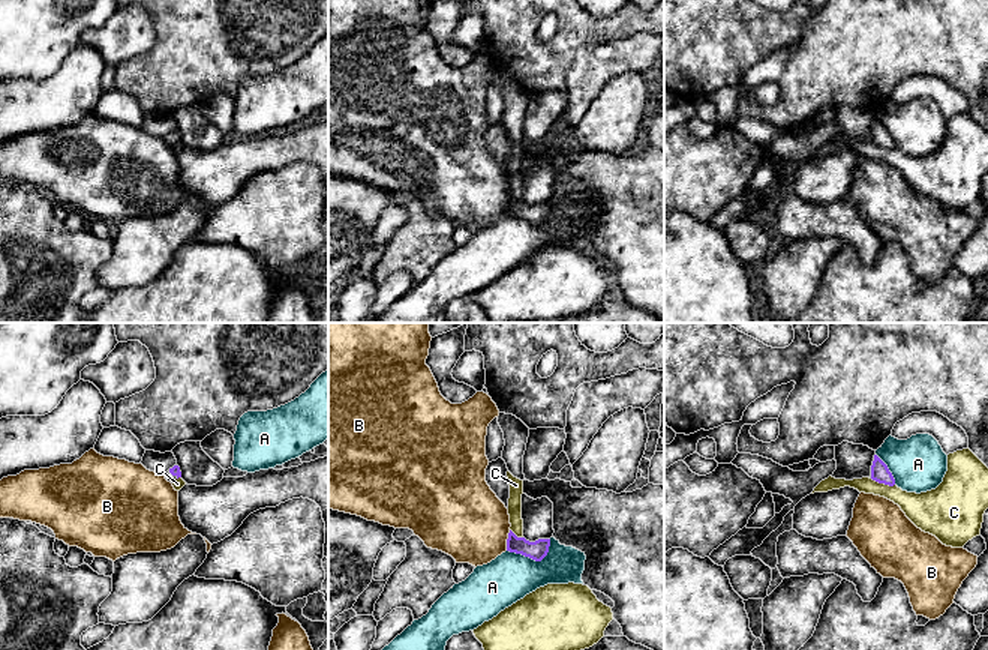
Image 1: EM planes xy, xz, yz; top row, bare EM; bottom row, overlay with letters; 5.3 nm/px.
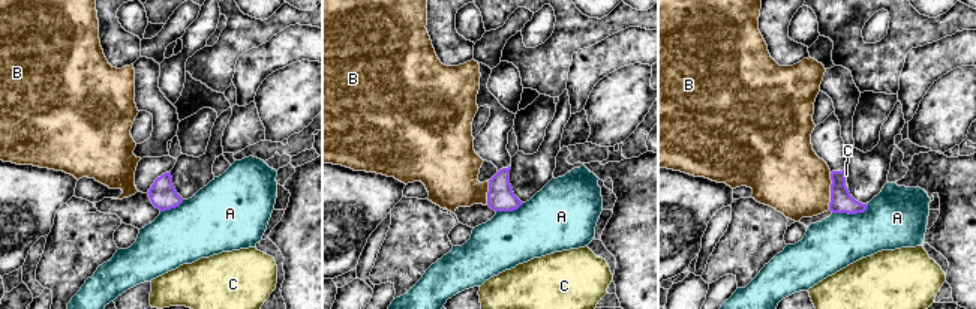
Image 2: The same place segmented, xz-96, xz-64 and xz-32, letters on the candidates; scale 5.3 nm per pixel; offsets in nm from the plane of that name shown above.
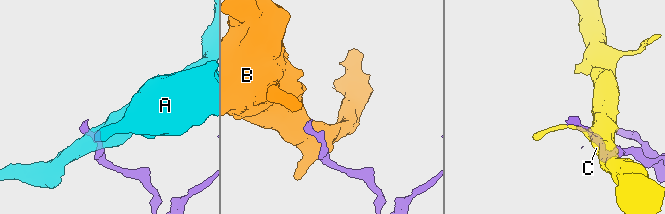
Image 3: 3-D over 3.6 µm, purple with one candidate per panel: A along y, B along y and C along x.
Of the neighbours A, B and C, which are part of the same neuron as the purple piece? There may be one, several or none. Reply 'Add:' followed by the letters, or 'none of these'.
Add: none of these

